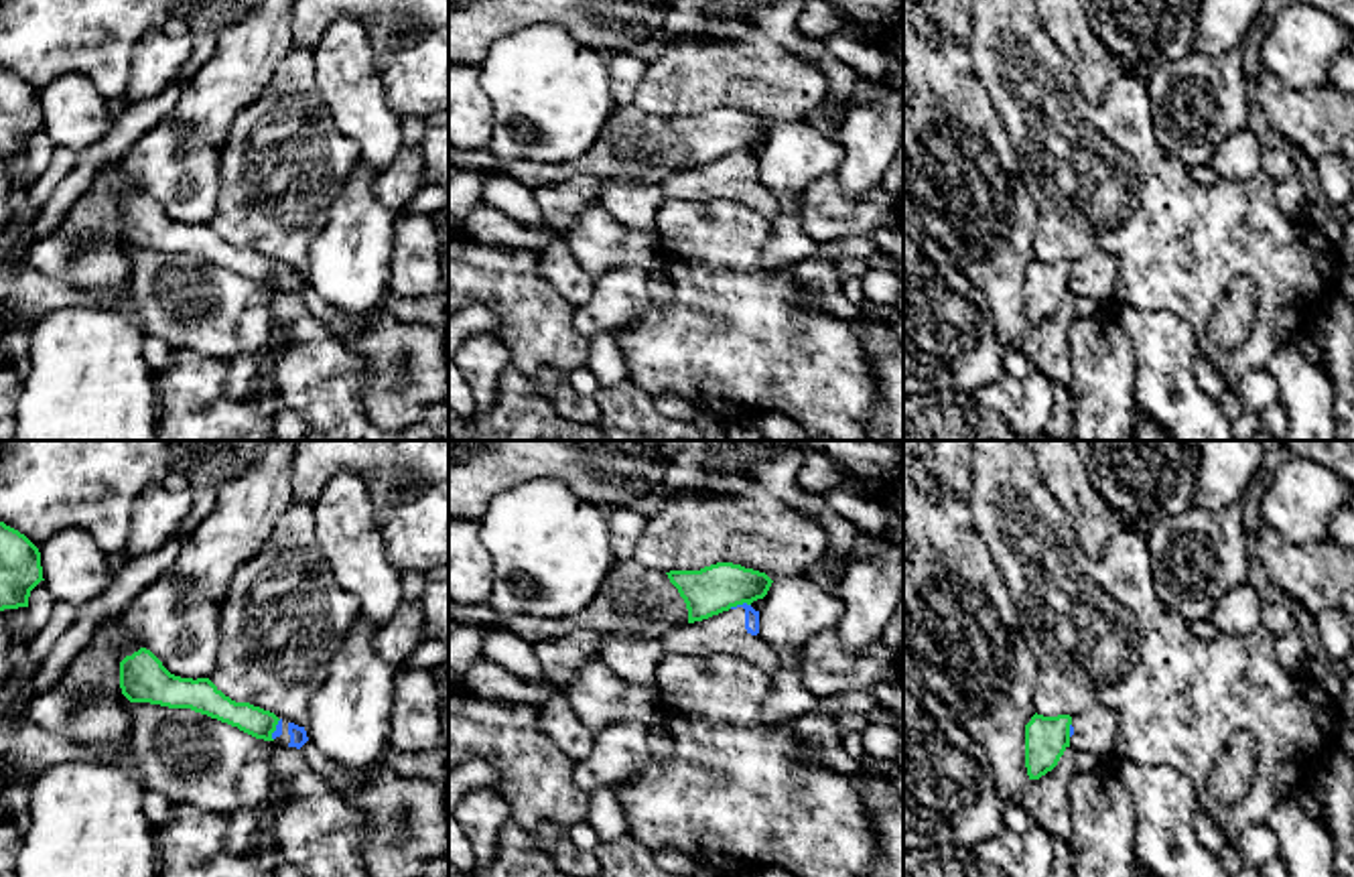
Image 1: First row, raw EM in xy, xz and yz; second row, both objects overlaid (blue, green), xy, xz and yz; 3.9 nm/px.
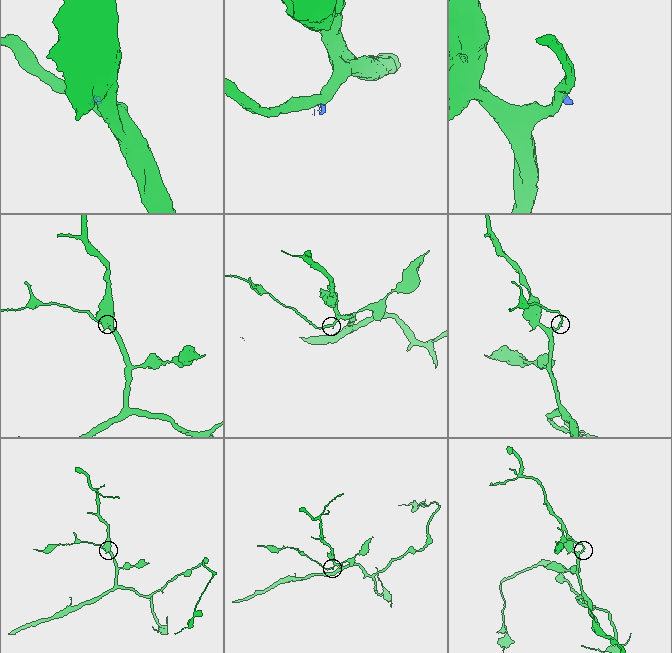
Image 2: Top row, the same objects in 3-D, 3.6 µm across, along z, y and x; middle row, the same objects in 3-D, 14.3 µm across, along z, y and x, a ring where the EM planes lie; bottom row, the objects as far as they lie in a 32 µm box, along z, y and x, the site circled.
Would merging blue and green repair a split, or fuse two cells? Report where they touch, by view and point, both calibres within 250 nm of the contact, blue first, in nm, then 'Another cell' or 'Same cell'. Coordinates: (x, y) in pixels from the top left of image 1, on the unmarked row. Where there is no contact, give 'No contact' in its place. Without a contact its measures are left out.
Touches blue at xz (739, 151). Thickness 60 nm (blue) against 190 nm. Another cell

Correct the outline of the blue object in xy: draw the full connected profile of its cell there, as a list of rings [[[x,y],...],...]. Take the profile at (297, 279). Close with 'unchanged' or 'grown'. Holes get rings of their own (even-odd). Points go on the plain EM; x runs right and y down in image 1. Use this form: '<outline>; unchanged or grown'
[[[284,264],[278,266],[276,276],[272,278],[272,284],[266,286],[274,292],[296,292],[300,294],[309,286],[304,272],[298,272],[294,268],[288,268]]]; grown

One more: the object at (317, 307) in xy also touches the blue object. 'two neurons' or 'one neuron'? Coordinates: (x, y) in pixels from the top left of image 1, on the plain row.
two neurons

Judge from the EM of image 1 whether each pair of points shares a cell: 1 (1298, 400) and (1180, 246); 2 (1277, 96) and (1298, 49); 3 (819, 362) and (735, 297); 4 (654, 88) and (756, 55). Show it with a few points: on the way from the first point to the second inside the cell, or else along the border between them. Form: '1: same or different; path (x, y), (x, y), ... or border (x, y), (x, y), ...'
1: different; border (1292, 340), (1265, 368)
2: different; border (1263, 72), (1296, 88), (1318, 88), (1328, 82)
3: same; path (798, 360), (756, 317)
4: same; path (679, 82), (693, 74), (731, 74)

